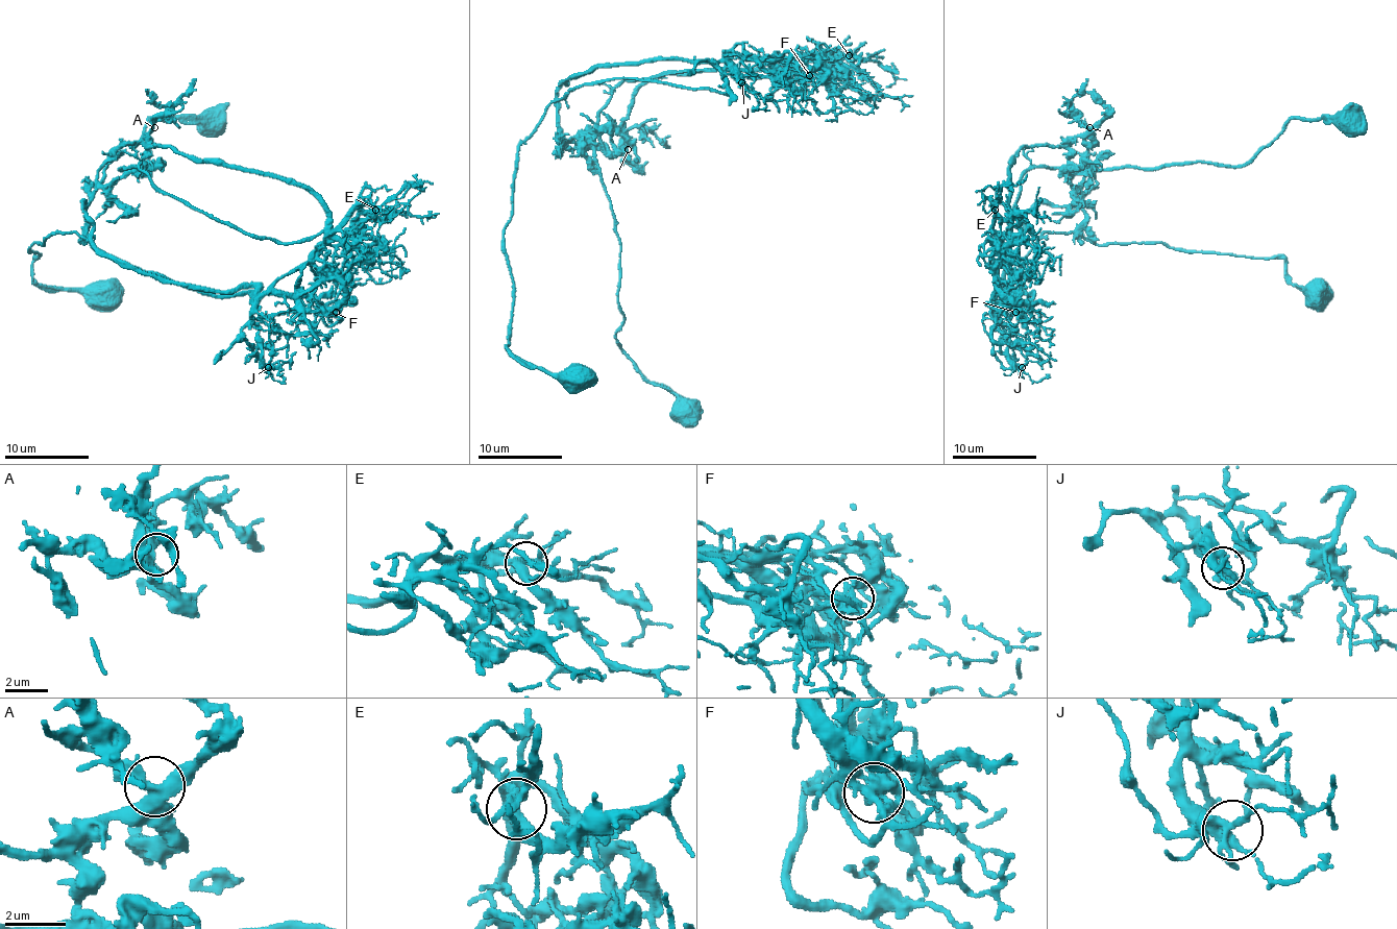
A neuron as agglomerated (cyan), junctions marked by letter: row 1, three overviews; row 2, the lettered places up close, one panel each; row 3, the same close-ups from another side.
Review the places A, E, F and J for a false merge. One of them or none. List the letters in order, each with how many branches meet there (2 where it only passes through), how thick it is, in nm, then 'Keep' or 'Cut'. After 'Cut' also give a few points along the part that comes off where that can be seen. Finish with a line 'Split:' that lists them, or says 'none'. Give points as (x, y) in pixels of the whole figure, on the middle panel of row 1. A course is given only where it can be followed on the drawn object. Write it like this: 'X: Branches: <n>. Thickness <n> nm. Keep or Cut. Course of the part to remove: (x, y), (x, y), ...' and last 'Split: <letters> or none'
A: Branches: 4. Thickness 320 nm. Keep
E: Branches: 4. Thickness 360 nm. Keep
F: Branches: 4. Thickness 400 nm. Cut. Course of the part to remove: (809, 76), (811, 55), (797, 80), (681, 70), (623, 80), (598, 114), (617, 345), (695, 425)
J: Branches: 5. Thickness 360 nm. Keep
Split: F

